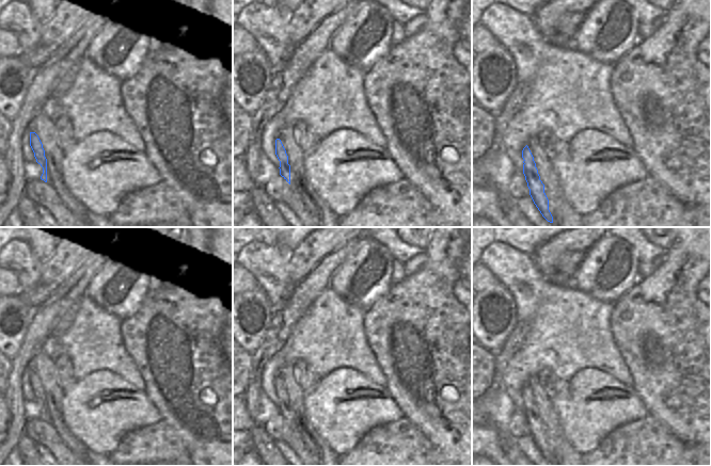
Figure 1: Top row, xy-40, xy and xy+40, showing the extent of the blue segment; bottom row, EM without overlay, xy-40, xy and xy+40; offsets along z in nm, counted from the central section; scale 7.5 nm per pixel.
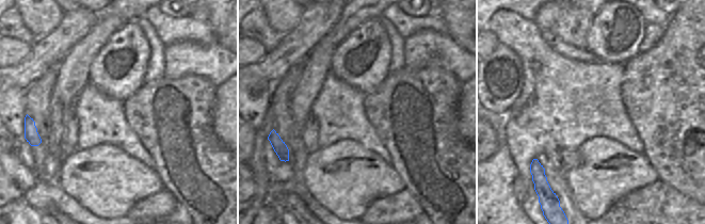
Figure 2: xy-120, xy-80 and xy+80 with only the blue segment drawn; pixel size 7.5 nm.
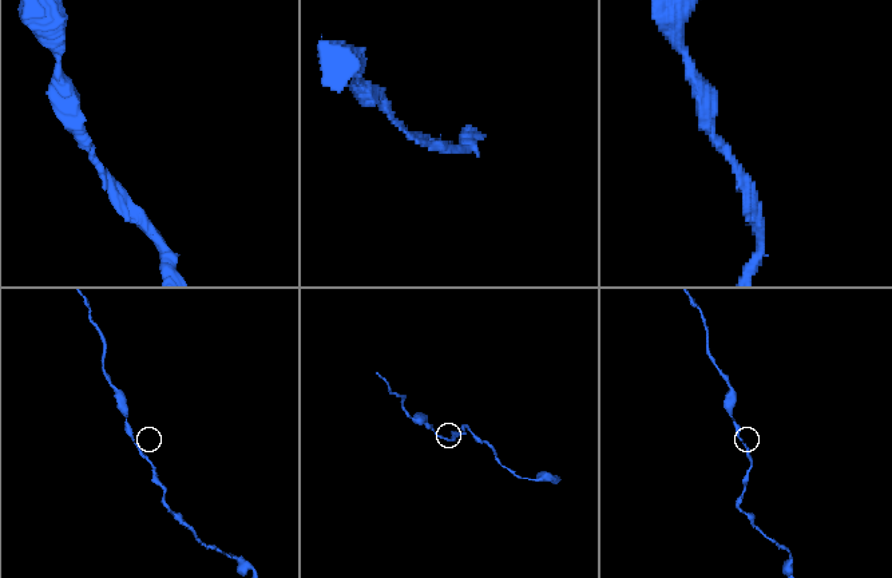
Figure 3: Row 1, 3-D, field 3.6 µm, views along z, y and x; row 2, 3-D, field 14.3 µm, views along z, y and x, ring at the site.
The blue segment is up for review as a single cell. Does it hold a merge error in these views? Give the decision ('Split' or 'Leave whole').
Leave whole

